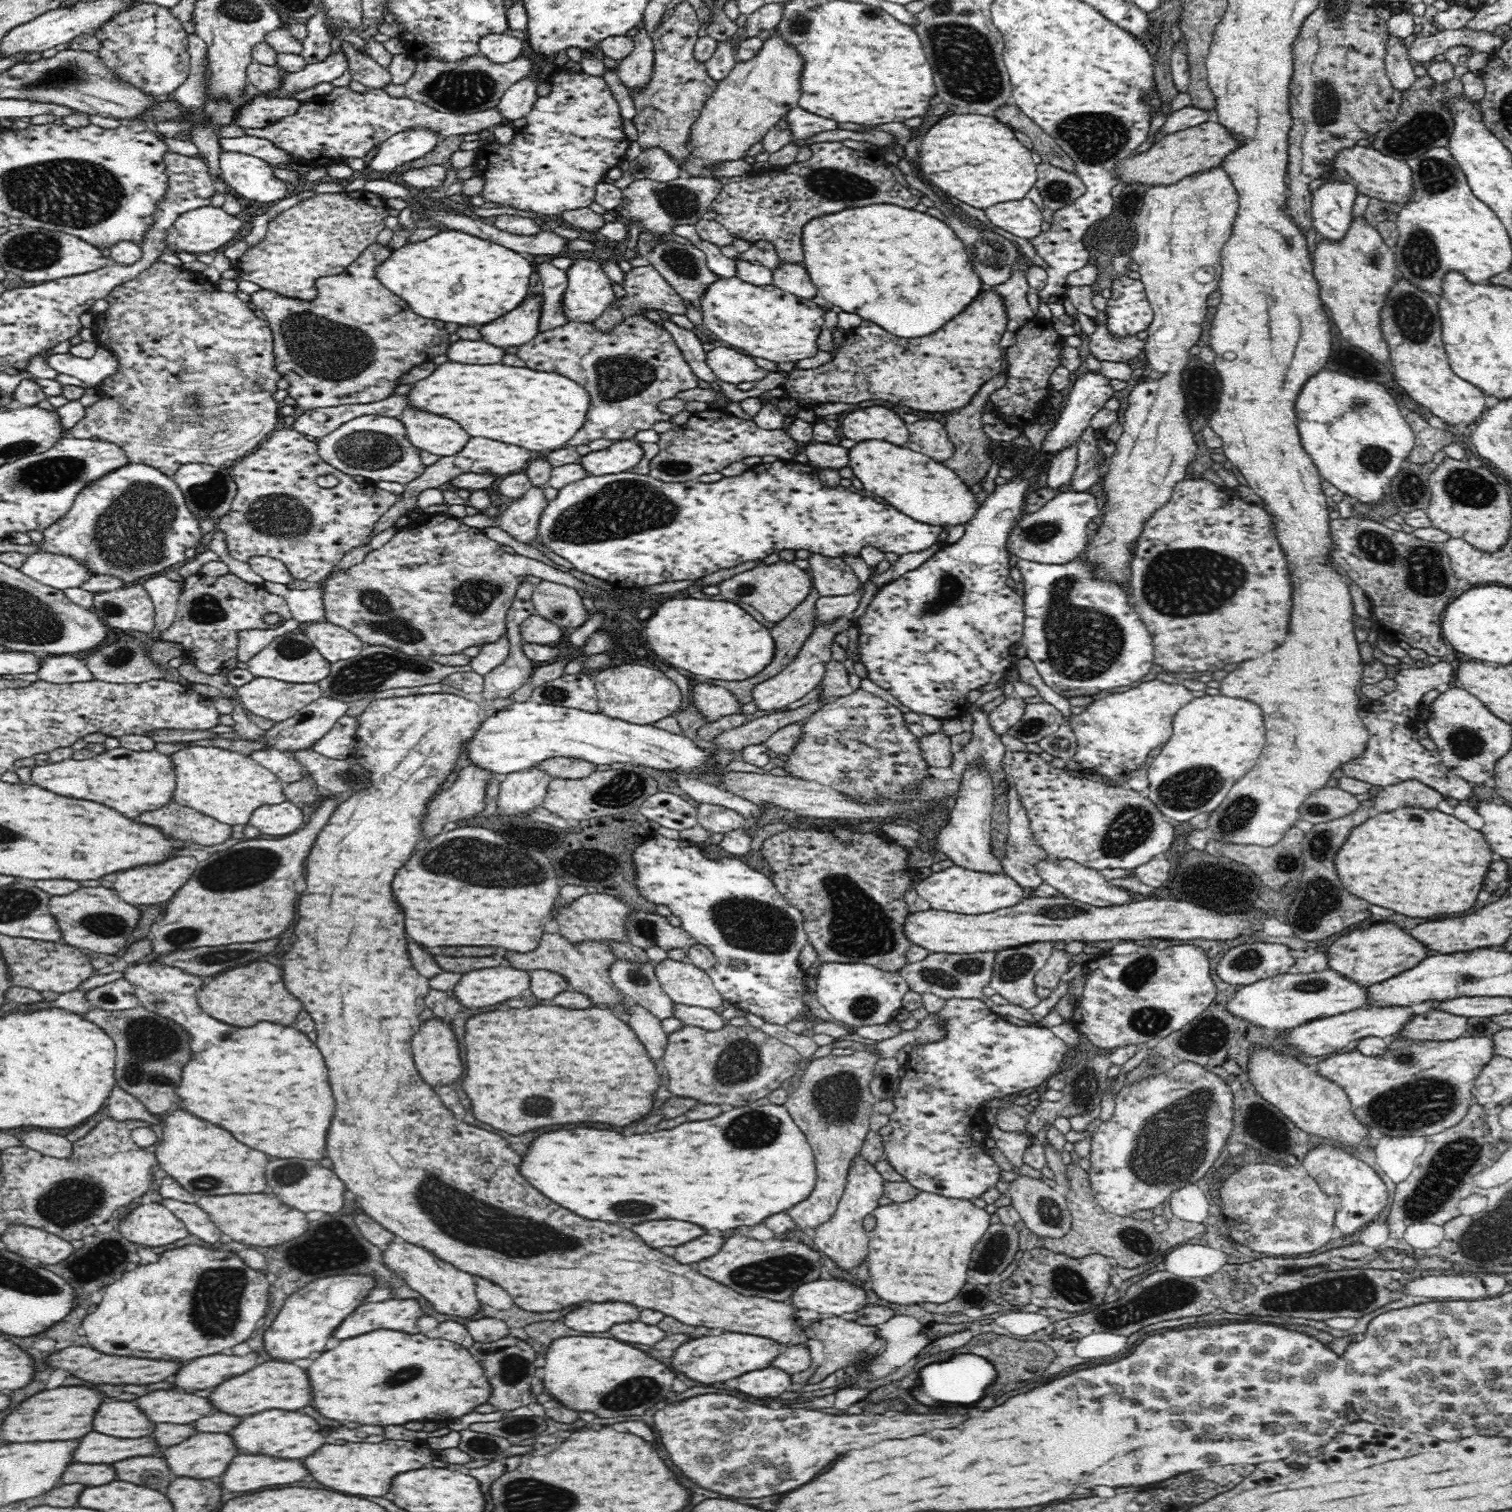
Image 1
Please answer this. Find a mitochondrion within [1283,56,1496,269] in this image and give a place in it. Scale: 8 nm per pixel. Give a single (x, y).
(1416, 136)

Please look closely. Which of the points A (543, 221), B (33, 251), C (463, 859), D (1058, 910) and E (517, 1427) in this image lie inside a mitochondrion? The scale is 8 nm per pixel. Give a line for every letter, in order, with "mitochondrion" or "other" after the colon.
A: other
B: mitochondrion
C: mitochondrion
D: mitochondrion
E: mitochondrion

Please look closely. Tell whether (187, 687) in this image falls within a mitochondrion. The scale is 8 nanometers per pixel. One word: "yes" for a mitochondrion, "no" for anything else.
no

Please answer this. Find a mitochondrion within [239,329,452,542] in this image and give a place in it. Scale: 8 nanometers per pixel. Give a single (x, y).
(366, 448)

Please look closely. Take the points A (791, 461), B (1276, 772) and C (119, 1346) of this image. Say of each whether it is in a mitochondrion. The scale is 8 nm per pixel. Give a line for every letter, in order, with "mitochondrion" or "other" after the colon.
A: other
B: other
C: other

